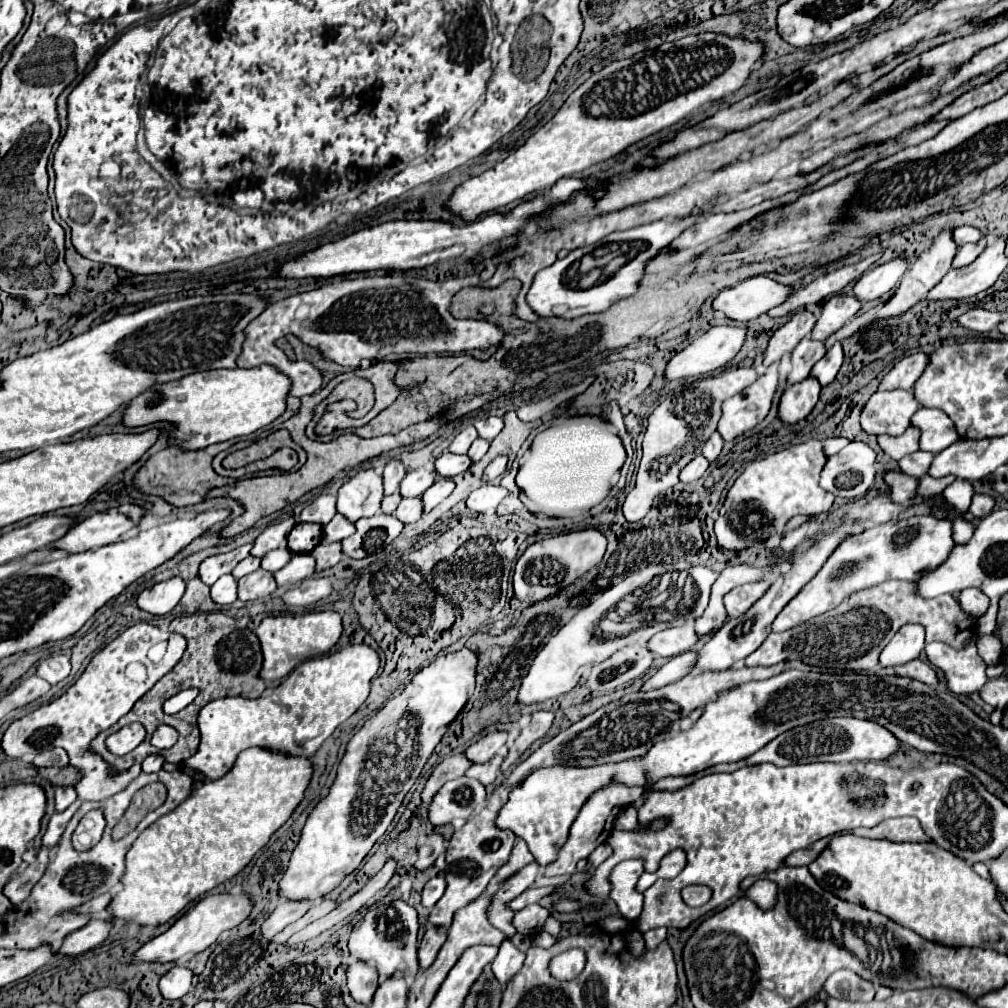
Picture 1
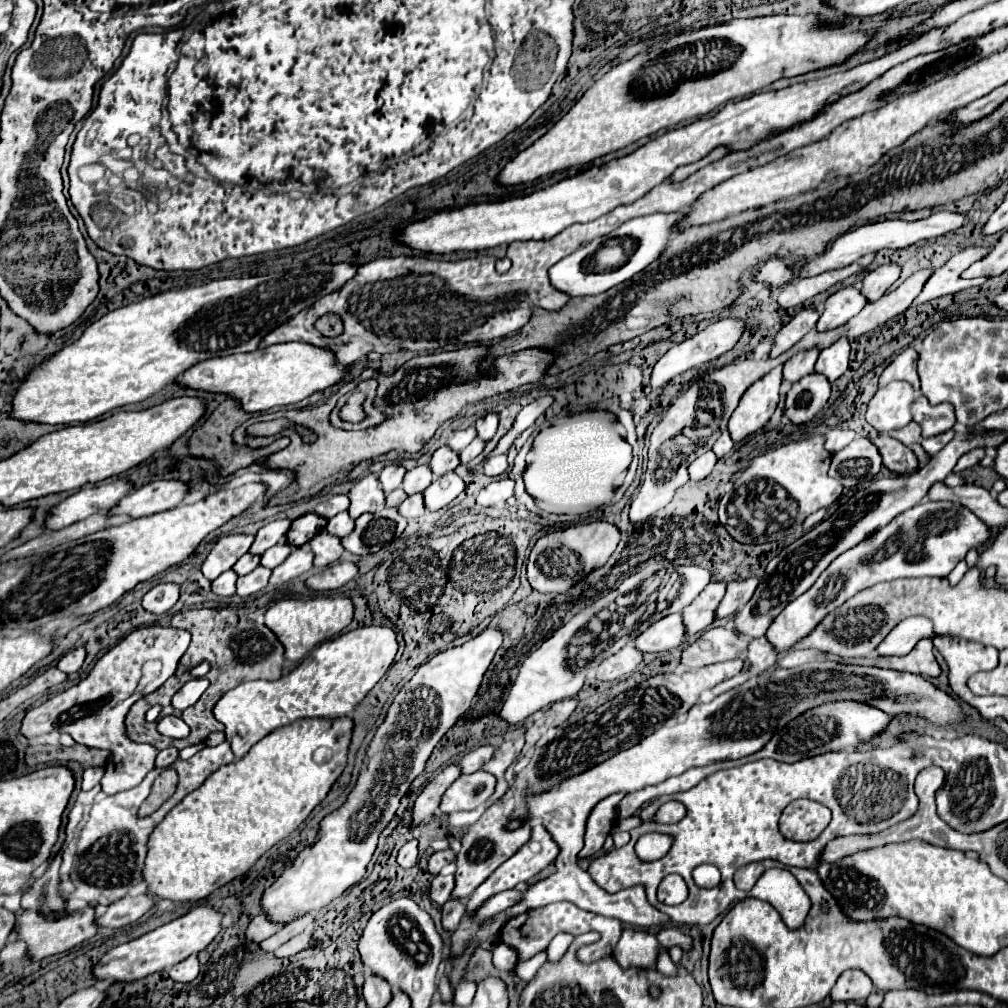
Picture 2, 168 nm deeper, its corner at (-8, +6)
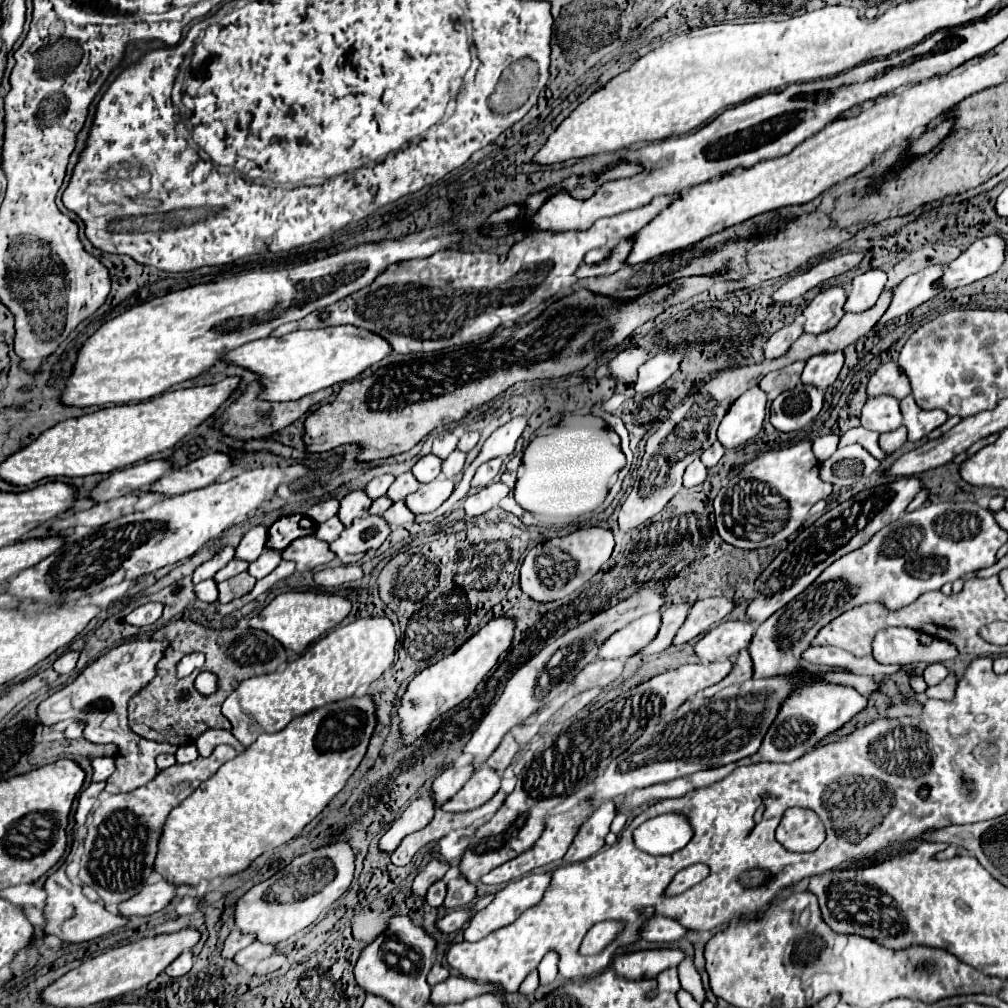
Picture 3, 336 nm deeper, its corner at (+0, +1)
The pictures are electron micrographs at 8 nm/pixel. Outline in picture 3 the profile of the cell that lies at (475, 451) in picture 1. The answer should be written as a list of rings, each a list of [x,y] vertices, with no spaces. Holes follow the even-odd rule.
[[[454,451],[448,459],[442,461],[442,475],[448,477],[455,485],[457,485],[463,475],[465,469],[466,455],[462,451]]]

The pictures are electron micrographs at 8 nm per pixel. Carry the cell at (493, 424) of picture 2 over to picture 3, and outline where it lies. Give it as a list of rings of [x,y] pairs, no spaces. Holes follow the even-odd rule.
[[[468,431],[468,433],[464,433],[464,435],[460,437],[460,441],[458,441],[458,449],[464,451],[464,453],[468,453],[470,449],[476,447],[478,439],[480,439],[480,433],[476,433],[476,431]]]

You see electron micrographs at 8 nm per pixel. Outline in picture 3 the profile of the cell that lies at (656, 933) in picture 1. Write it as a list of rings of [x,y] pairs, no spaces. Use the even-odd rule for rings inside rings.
[[[672,967],[672,969],[666,969],[658,975],[658,987],[655,991],[648,993],[648,998],[652,998],[660,991],[670,991],[670,993],[678,993],[682,987],[680,987],[680,981],[678,981],[678,971]]]

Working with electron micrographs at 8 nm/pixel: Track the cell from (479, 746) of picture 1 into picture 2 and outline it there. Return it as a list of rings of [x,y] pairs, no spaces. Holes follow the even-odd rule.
[[[480,746],[480,748],[476,748],[476,750],[470,750],[458,764],[460,764],[460,768],[462,768],[462,774],[472,774],[472,772],[476,772],[476,770],[480,770],[490,758],[492,758],[492,754],[494,754],[494,746]]]

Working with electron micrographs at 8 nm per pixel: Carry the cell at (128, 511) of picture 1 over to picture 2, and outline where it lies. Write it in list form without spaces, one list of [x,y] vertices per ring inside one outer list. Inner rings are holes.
[[[178,480],[150,482],[134,492],[130,492],[128,496],[124,496],[108,514],[110,516],[126,514],[130,518],[152,516],[152,514],[174,508],[176,504],[180,504],[184,500],[186,494],[188,494],[188,486]]]

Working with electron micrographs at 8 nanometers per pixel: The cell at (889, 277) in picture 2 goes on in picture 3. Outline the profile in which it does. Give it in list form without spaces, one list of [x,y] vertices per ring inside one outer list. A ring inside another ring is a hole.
[[[870,269],[852,279],[852,287],[848,291],[848,299],[844,303],[844,311],[860,313],[870,309],[886,285],[886,273],[880,269]]]

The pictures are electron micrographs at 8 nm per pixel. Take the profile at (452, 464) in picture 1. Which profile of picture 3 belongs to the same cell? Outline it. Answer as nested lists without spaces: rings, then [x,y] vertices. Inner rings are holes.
[[[424,455],[422,459],[418,459],[418,463],[412,467],[412,473],[414,477],[420,481],[420,483],[430,483],[438,477],[440,473],[440,459],[436,455]]]

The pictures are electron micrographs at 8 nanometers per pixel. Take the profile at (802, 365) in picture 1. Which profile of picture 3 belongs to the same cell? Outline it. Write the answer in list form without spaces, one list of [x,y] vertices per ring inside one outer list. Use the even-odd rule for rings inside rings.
[[[796,361],[784,369],[778,369],[778,371],[772,371],[768,373],[762,381],[760,381],[760,389],[770,393],[774,389],[780,389],[780,391],[786,391],[786,389],[794,389],[798,383],[800,383],[800,373],[804,369],[804,361]]]

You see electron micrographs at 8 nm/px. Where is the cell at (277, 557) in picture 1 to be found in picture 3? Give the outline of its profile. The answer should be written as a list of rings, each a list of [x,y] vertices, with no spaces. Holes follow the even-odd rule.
[[[264,549],[264,553],[262,553],[254,563],[250,563],[248,573],[250,573],[252,577],[256,577],[256,579],[262,579],[262,577],[266,577],[266,575],[268,575],[280,561],[282,561],[280,551]]]

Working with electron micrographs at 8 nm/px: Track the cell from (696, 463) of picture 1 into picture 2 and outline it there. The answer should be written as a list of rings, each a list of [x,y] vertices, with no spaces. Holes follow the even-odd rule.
[[[712,450],[704,452],[702,456],[698,456],[698,458],[688,466],[690,480],[702,480],[702,478],[706,478],[706,476],[712,472],[716,460],[718,460],[718,458],[716,458],[716,454],[714,454]]]

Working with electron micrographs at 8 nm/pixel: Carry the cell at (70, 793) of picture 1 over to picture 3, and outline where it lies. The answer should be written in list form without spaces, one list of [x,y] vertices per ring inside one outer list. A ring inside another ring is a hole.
[[[96,757],[92,759],[92,767],[92,781],[106,781],[114,773],[114,757]]]

